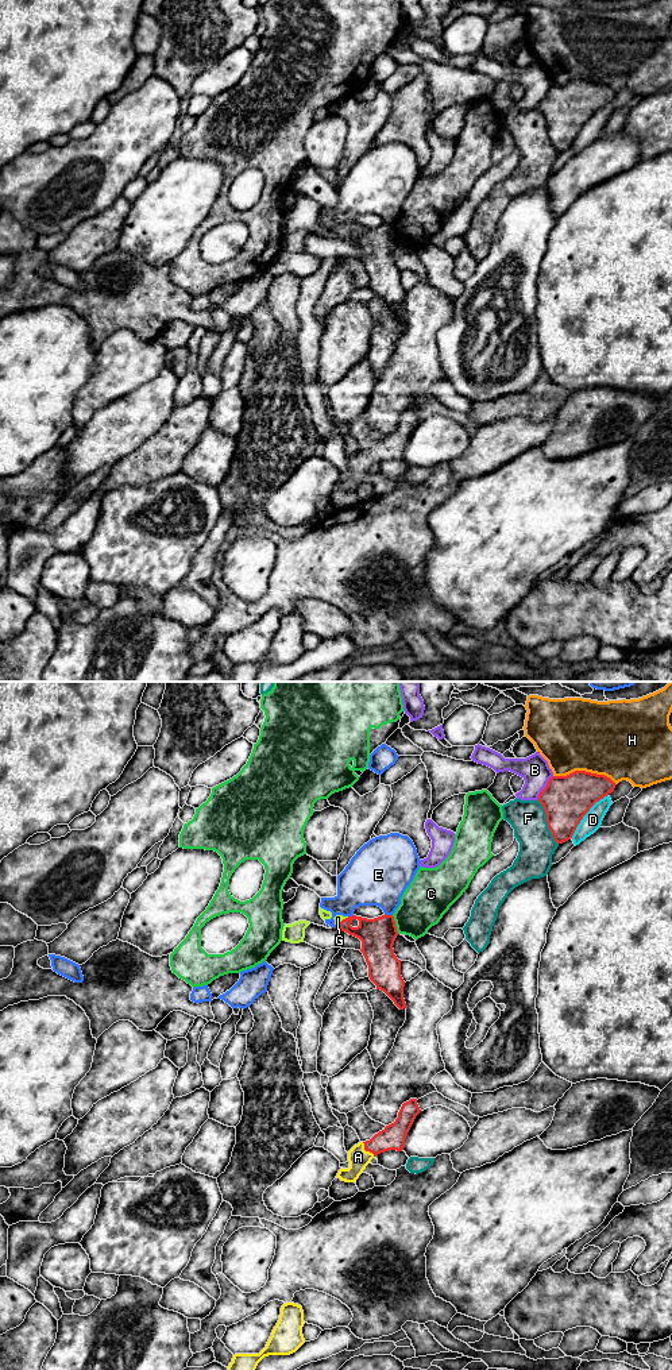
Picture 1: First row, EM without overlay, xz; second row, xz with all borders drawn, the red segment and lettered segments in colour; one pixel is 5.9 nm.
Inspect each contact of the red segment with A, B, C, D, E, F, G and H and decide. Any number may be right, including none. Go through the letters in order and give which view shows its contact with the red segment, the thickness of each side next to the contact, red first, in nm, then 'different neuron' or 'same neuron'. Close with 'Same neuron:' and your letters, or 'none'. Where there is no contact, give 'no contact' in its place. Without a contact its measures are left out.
A: contact in xz; calibres 150 and 120 nm; same neuron
B: contact in xz; calibres 280 and 170 nm; different neuron
C: contact in xz; calibres 200 and 280 nm; different neuron
D: contact in xz; calibres 280 and 110 nm; different neuron
E: contact in xz; calibres 200 and 360 nm; different neuron
F: contact in xz; calibres 280 and 220 nm; different neuron
G: contact in xz; calibres 200 and 50 nm; same neuron
H: contact in xz; calibres 280 and 440 nm; different neuron
Same neuron: A, G

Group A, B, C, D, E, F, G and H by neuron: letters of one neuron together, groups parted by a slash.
A G / B / C / D / E / F / H

